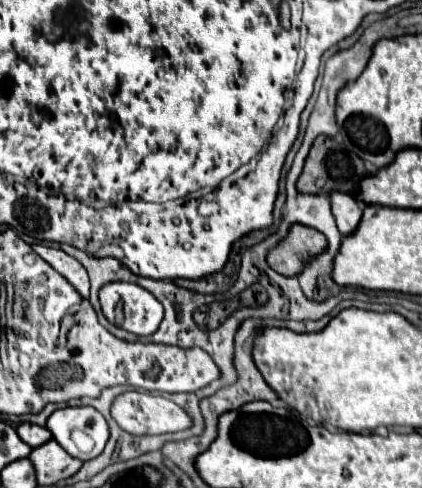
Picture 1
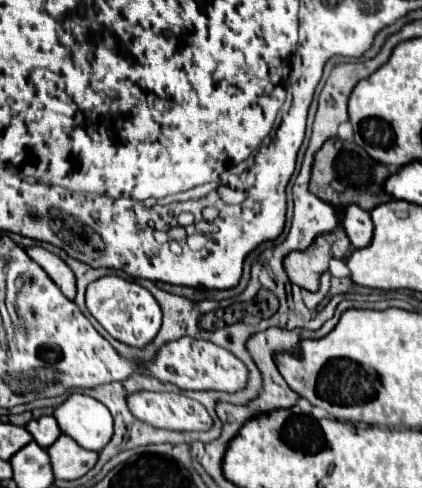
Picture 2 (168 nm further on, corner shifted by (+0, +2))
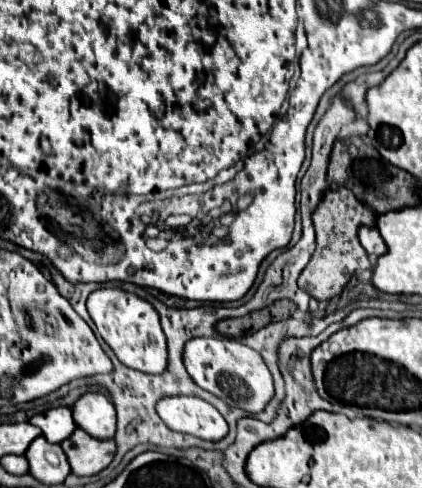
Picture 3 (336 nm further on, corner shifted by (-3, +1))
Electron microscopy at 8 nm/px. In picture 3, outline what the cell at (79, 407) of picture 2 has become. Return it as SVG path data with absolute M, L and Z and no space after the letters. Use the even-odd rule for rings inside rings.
M86 393L72 407L74 423L94 439L112 439L116 433L116 411L102 393Z

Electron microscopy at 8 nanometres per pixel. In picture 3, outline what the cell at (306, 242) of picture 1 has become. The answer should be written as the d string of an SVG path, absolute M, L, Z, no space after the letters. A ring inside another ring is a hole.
M348 189L326 191L326 199L314 211L316 251L310 263L300 273L298 287L302 287L306 293L310 293L318 301L328 301L338 297L342 287L348 283L348 279L354 275L358 267L360 269L372 267L364 247L358 241L356 229L358 225L374 225L374 221L376 221L376 213L372 213L370 207L364 207Z

